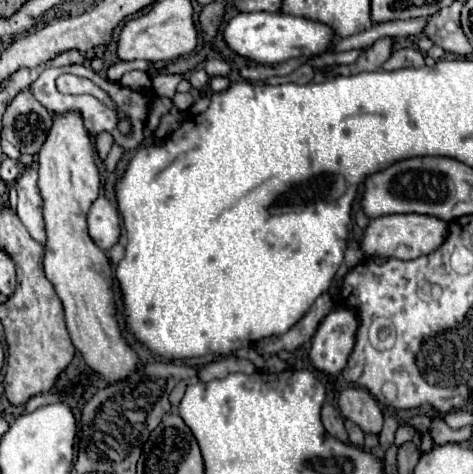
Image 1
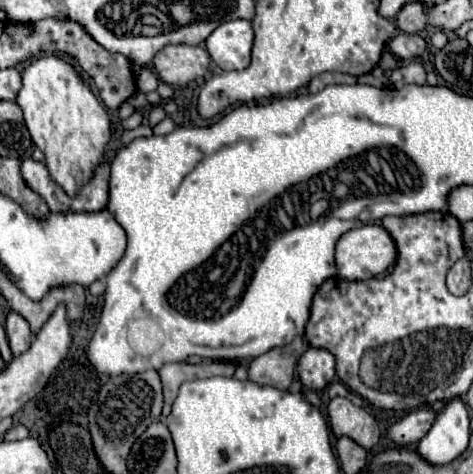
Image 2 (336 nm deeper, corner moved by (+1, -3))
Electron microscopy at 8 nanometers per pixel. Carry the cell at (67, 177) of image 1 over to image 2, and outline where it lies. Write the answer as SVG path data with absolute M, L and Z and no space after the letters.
M41 55L27 61L21 77L23 85L15 103L23 109L31 139L45 153L51 177L69 195L75 195L93 177L95 167L105 159L105 145L111 135L107 111L75 67L61 57Z

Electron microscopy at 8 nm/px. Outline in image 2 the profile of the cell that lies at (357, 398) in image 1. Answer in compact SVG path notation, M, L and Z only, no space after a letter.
M335 397L327 405L329 425L335 437L349 437L365 449L371 449L379 441L377 421L361 407L353 405L345 397Z

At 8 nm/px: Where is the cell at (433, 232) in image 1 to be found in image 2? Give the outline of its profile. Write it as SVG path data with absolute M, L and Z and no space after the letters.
M369 223L369 225L343 233L341 239L337 241L337 249L335 249L337 275L347 281L369 279L369 277L375 277L375 275L387 271L395 263L395 257L397 257L397 249L395 249L391 235L383 227Z

